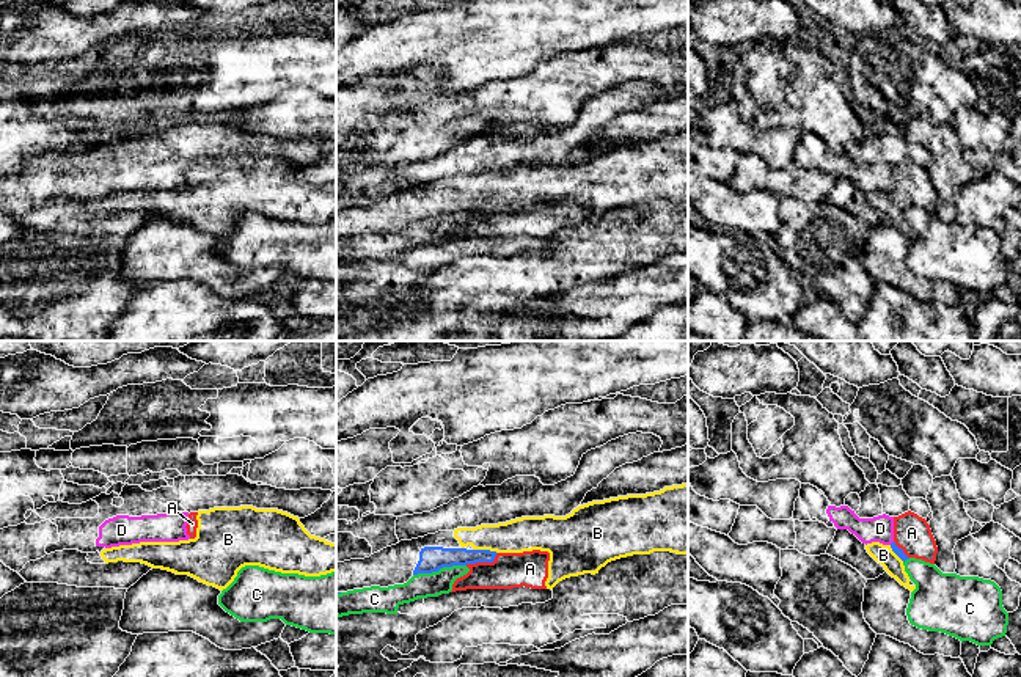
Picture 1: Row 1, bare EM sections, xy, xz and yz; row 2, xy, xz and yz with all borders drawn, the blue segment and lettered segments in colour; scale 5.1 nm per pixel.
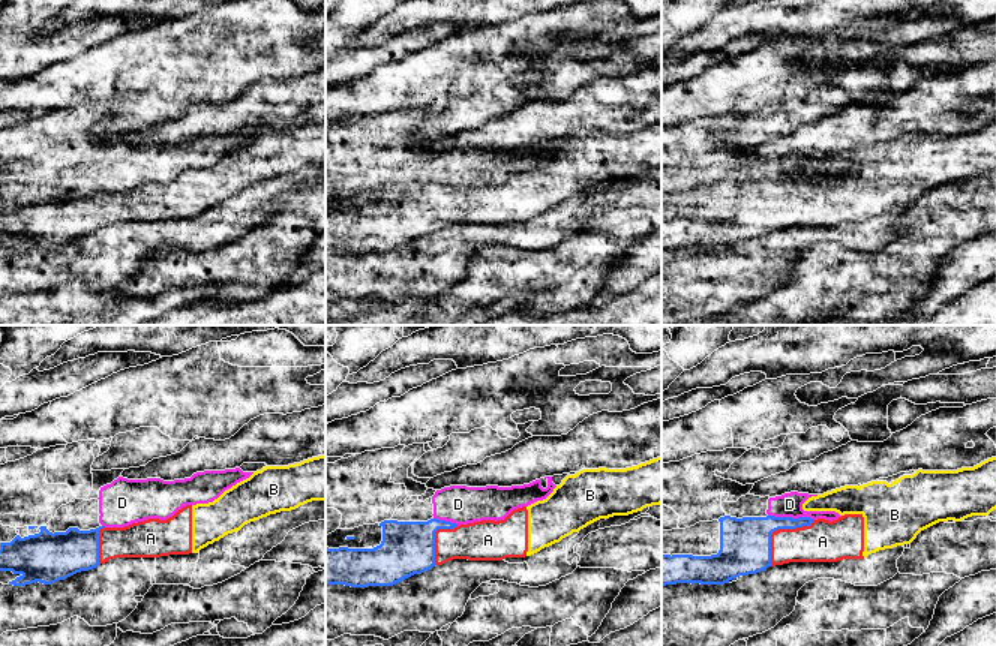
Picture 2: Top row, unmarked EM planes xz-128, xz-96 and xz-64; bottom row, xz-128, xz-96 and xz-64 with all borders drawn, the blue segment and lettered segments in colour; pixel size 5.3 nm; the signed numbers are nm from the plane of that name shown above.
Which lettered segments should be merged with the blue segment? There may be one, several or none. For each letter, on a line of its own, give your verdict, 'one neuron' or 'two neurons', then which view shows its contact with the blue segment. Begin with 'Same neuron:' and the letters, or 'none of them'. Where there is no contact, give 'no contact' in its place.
Same neuron: A, B
A: one neuron; meets blue in xz
B: one neuron; meets blue in xz
C: two neurons; meets blue in xz
D: two neurons; no contact

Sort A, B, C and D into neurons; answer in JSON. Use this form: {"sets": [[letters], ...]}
{"sets": [["A", "B"], ["C"], ["D"]]}

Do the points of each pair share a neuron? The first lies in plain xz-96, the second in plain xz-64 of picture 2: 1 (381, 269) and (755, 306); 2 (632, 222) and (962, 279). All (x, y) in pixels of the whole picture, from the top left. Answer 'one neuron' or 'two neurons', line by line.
1: two neurons
2: two neurons

